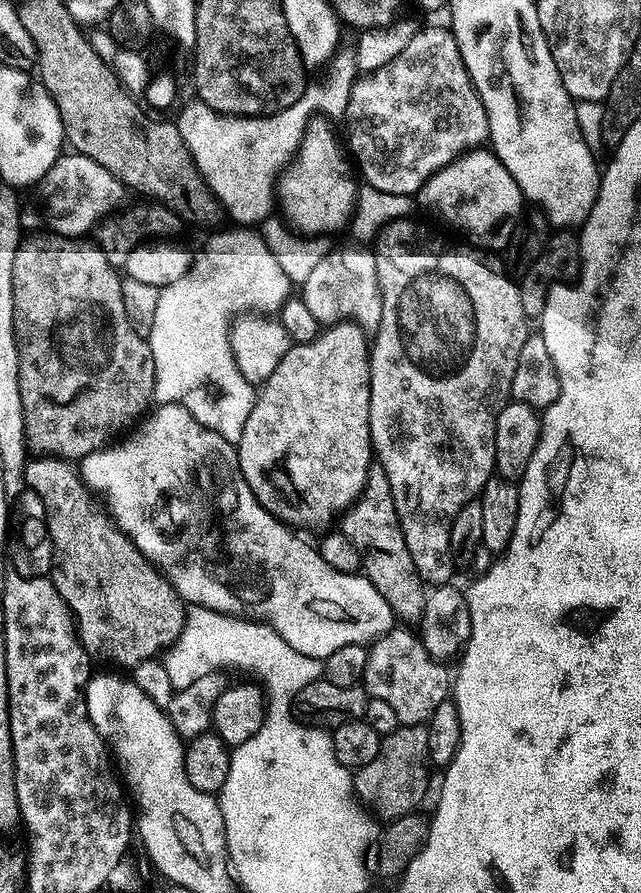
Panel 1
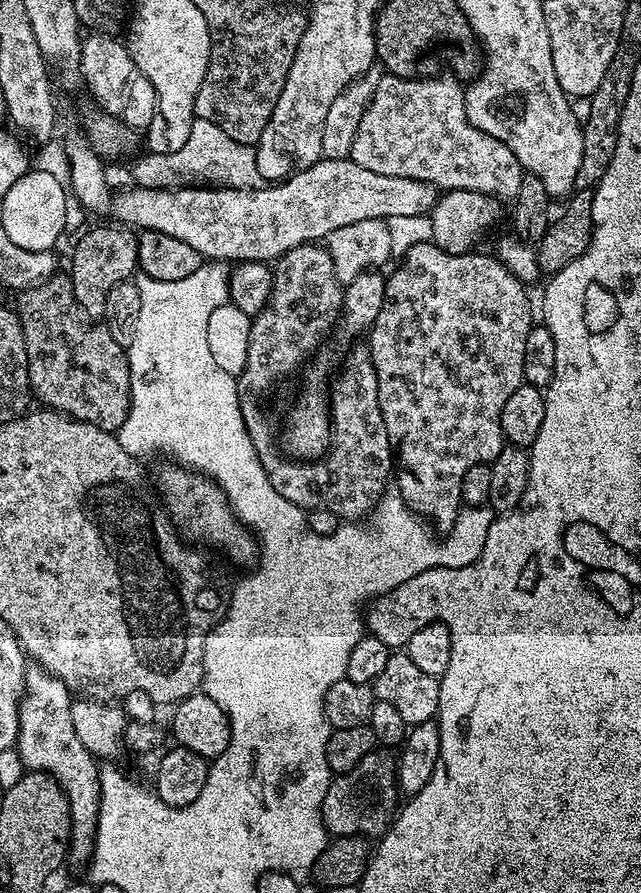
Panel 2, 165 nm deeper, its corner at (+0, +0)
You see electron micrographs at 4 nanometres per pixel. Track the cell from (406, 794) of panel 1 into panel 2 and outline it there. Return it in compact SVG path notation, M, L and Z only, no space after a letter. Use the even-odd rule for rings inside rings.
M373 750L358 762L358 766L354 766L354 770L337 775L329 784L322 802L324 829L333 837L376 838L387 832L398 812L397 763L397 757L391 751Z

